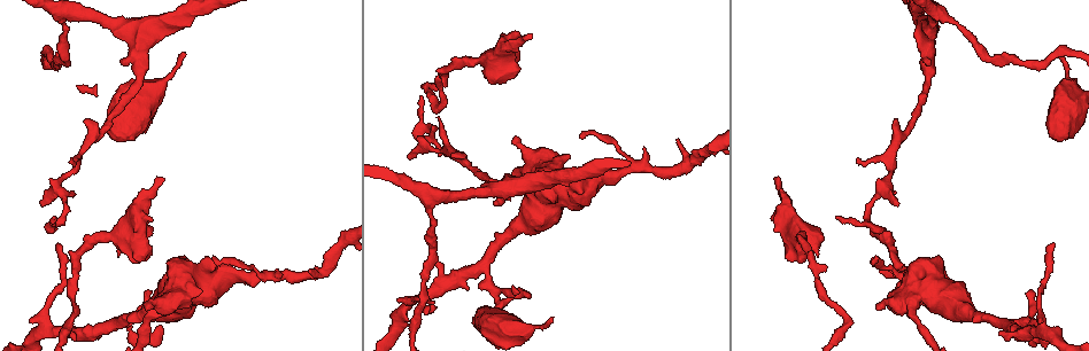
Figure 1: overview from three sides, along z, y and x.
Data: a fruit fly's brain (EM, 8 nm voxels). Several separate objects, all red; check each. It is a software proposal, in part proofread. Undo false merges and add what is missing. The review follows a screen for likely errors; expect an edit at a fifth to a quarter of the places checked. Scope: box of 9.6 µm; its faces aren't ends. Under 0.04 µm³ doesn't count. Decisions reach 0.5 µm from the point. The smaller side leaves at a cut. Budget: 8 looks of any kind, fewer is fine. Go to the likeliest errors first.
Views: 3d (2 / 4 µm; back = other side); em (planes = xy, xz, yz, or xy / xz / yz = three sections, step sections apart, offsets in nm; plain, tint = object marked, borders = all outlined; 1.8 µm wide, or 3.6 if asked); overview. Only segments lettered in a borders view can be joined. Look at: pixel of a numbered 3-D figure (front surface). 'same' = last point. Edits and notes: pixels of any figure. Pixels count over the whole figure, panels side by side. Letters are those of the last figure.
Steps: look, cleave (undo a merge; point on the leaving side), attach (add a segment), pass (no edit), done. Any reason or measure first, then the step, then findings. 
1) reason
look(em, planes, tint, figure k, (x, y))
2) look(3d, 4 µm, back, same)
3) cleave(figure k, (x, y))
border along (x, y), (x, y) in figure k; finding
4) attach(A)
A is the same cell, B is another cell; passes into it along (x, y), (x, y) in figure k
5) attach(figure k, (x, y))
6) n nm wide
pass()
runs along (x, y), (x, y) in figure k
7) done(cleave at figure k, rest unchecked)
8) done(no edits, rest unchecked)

an open end
look(em, 3.6 µm, xy, step 16, tint, figure 1, (778, 179))

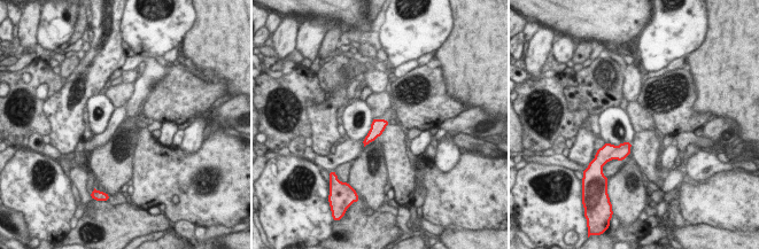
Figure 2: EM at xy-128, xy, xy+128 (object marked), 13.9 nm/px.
look(em, 3.6 µm, yz, step 4, borders, same)

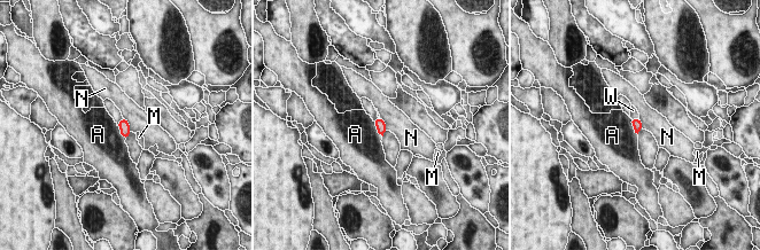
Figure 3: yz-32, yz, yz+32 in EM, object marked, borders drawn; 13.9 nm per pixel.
130 nm wide
attach(W)
W is the same cell, A, M and N are other cells; passes into it along (636, 123), (635, 119), (634, 114) in figure 3; it goes on there

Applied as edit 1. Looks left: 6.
an open end
look(em, planes, borders, figure 1, (513, 138))

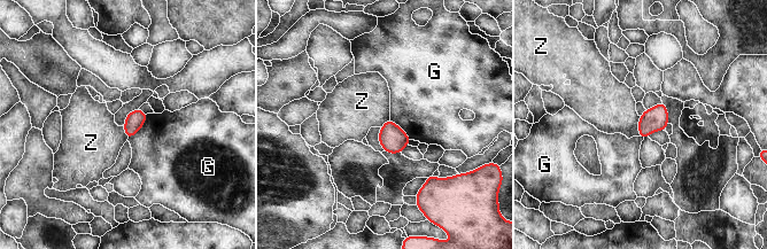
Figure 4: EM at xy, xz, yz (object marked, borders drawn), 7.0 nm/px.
pass()
G and Z are other cells; border along (640, 116), (638, 135) in figure 4; none of them fits

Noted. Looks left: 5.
thin end
look(em, planes, borders, figure 1, (551, 317))

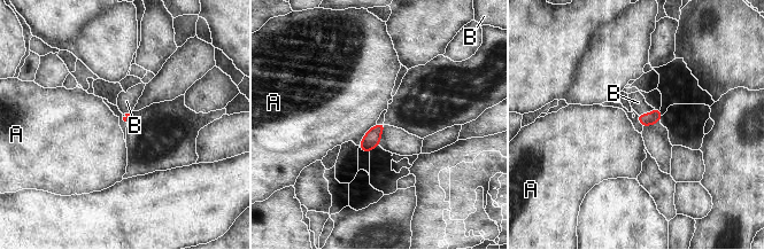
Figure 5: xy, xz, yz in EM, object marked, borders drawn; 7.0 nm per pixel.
A touches over 200 nm
attach(B)
B is the same cell, A is another cell; passes into it along (654, 117), (646, 114), (638, 102) in figure 5; the cell continues

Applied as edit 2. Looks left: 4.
free end
look(3d, 2 µm, back, figure 1, (999, 333))

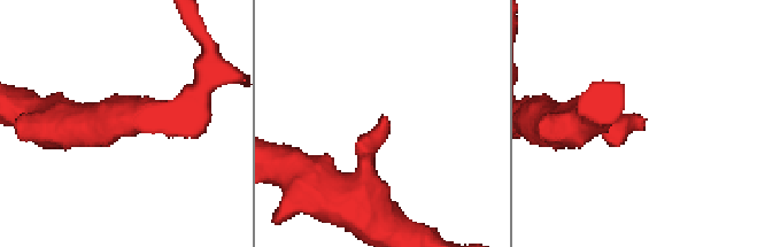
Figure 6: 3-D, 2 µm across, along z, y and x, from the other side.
look(em, xy, step 16, borders, figure 6, (642, 127))

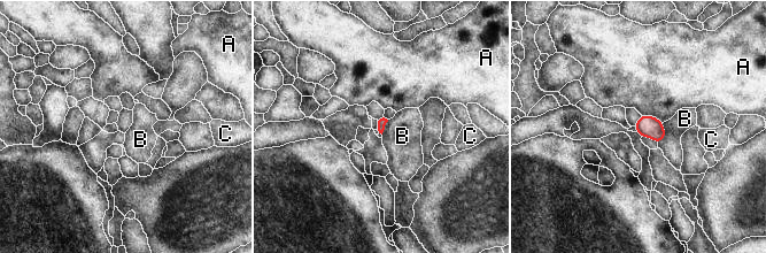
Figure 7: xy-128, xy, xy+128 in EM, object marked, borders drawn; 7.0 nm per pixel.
pass()
A, B and C are other cells; border along (663, 123), (665, 137), (658, 144) in figure 7; no lettered segment goes on from it

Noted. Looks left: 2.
done(attach at figure 3, attach at figure 5, rest unchecked)

